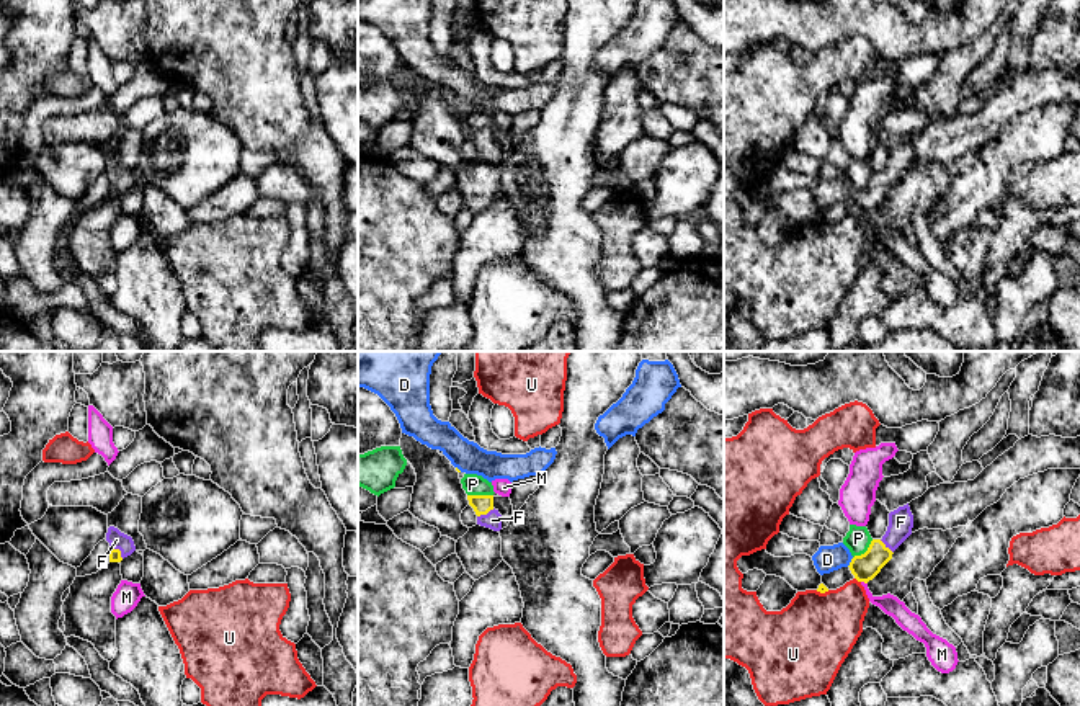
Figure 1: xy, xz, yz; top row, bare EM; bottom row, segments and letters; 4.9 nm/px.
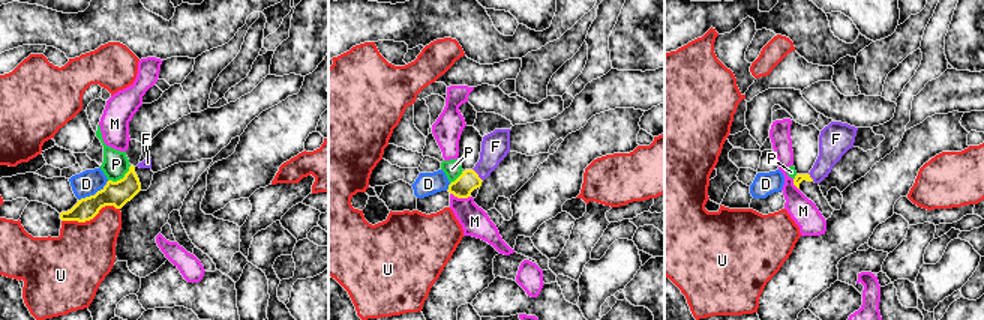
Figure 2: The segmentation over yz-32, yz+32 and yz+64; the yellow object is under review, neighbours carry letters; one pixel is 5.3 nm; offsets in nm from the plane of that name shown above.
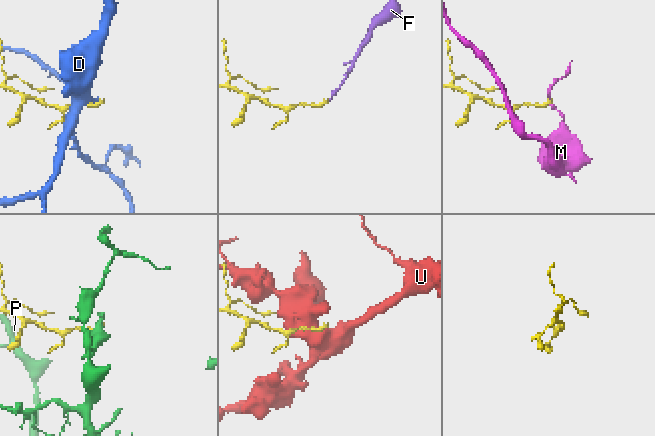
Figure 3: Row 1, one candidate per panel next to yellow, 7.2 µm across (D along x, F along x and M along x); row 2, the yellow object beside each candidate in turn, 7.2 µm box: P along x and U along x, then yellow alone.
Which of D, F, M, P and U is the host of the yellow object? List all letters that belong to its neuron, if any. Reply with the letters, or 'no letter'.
F

